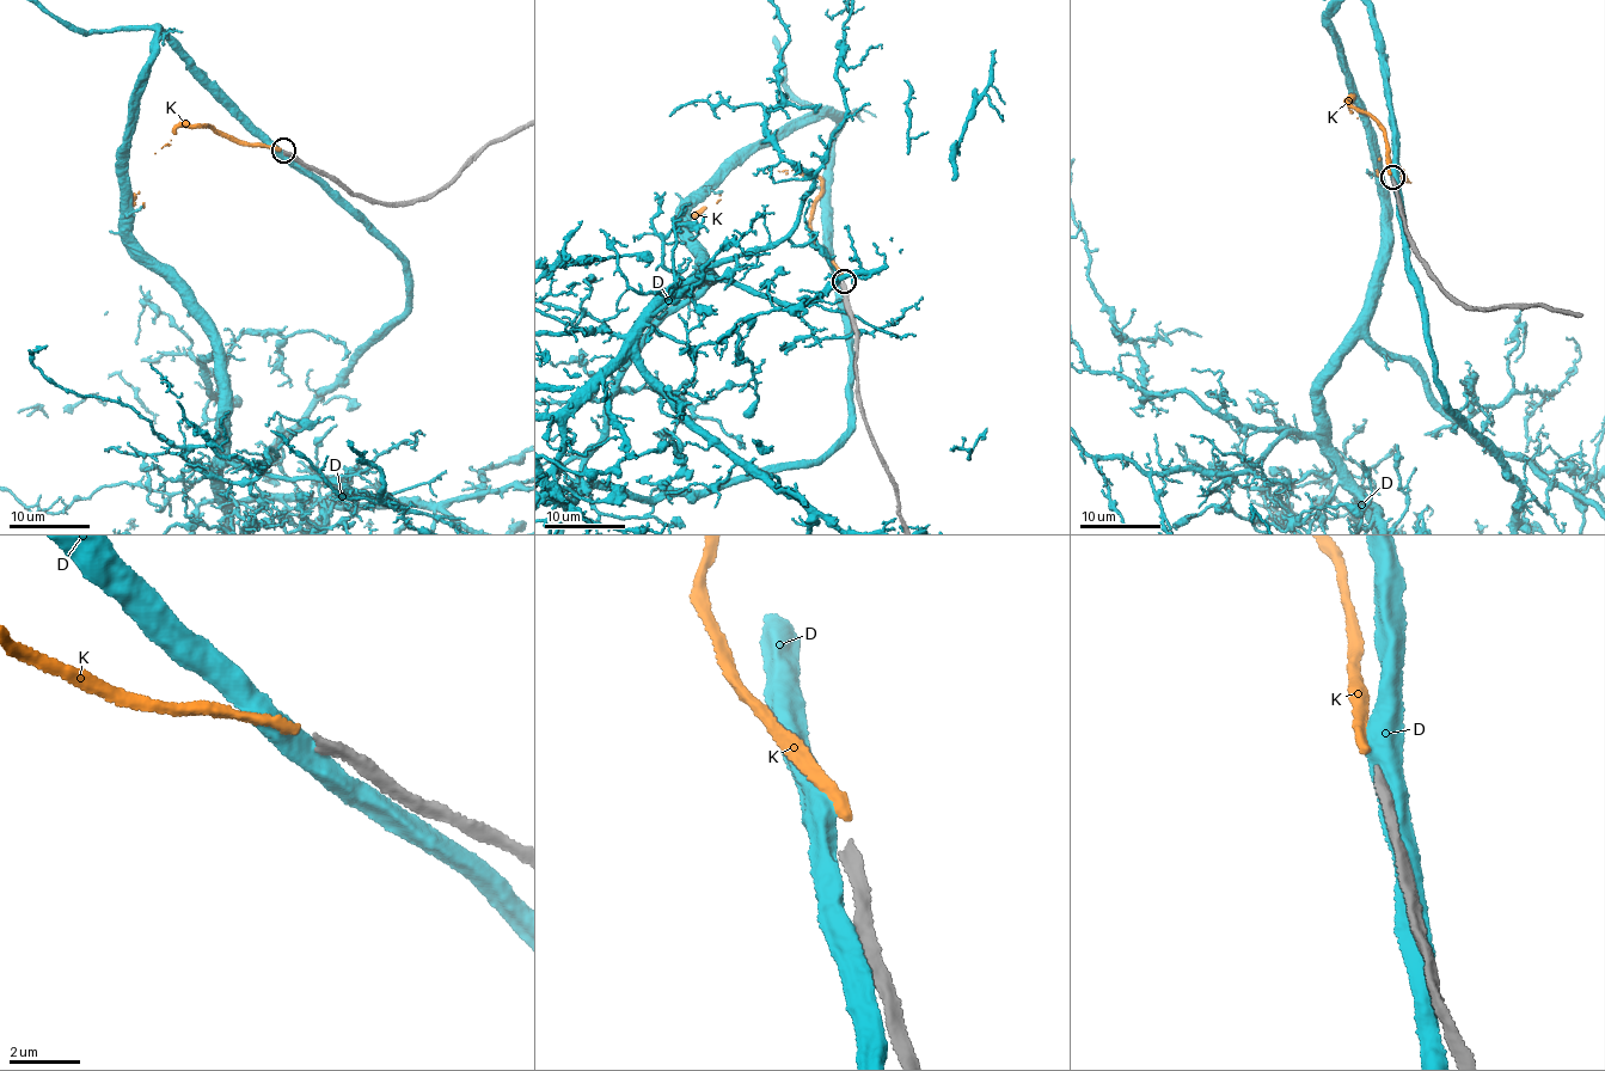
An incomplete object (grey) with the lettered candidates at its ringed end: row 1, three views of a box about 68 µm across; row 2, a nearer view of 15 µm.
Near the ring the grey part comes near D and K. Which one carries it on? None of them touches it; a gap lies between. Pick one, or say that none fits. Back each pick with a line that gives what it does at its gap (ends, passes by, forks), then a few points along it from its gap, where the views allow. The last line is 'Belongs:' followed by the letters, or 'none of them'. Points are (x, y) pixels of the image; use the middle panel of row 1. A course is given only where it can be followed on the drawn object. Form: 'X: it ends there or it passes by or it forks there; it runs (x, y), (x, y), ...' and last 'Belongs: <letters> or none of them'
K: it ends there
Belongs: K

